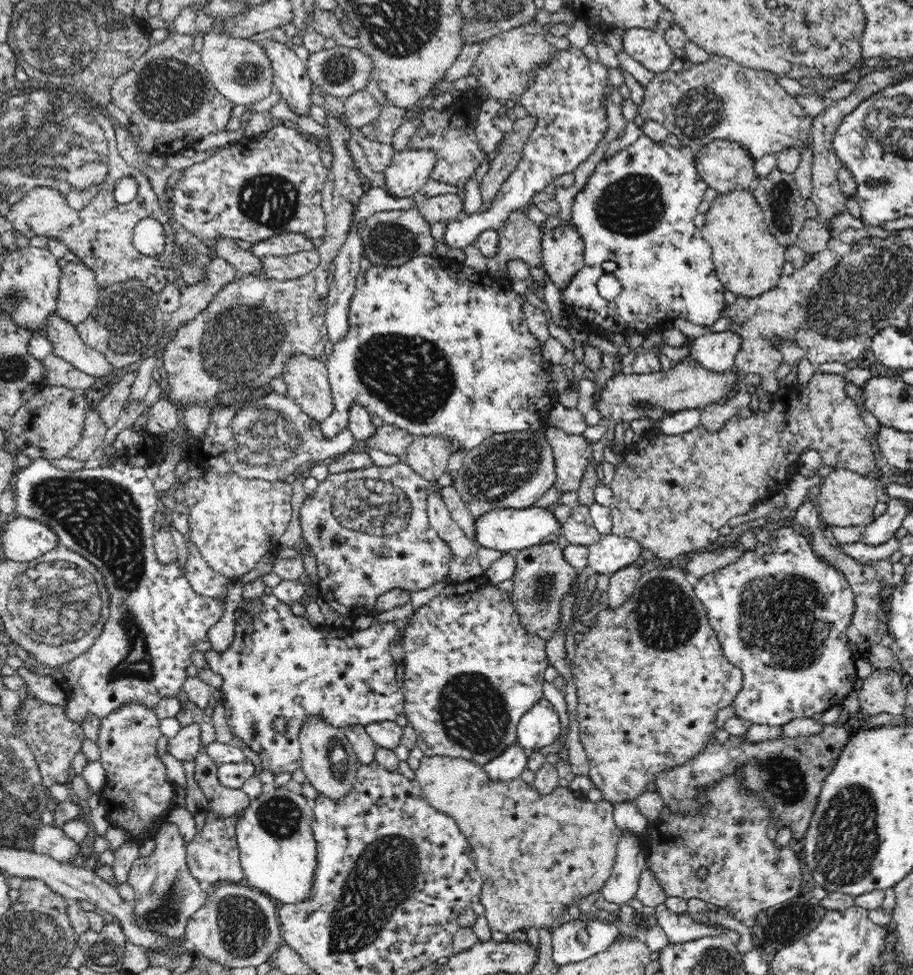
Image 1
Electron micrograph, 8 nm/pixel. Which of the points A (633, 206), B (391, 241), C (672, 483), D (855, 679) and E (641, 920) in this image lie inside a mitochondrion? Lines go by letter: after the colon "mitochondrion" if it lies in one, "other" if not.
A: mitochondrion
B: mitochondrion
C: other
D: other
E: other

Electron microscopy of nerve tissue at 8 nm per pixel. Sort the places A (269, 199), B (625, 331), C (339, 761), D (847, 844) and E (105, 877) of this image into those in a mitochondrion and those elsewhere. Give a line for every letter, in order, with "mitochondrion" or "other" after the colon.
A: mitochondrion
B: other
C: mitochondrion
D: mitochondrion
E: other

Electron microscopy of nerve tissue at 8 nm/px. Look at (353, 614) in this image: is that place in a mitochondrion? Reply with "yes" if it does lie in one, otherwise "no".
no

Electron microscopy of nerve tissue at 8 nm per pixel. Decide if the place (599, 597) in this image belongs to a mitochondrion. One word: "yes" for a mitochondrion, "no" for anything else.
no

